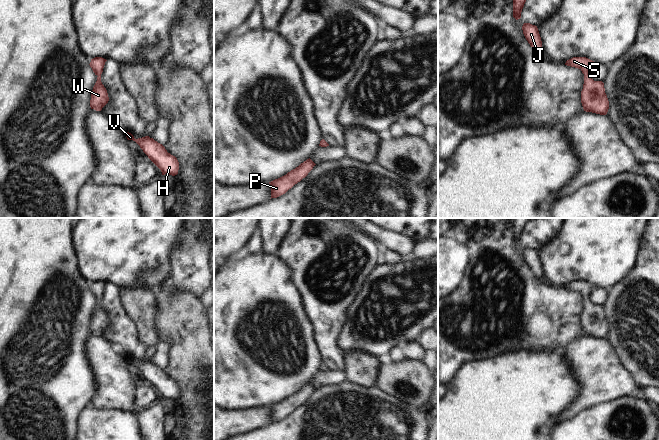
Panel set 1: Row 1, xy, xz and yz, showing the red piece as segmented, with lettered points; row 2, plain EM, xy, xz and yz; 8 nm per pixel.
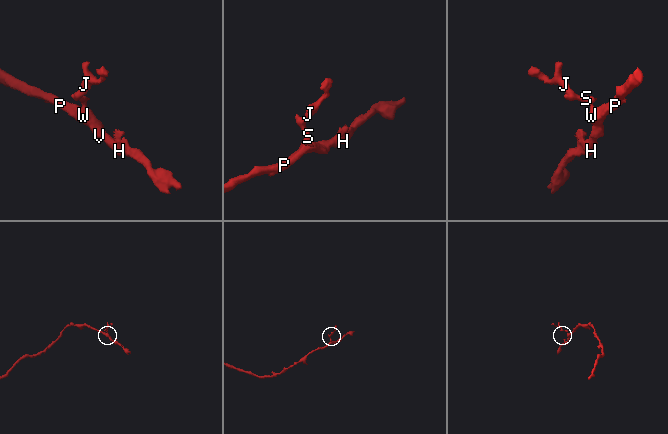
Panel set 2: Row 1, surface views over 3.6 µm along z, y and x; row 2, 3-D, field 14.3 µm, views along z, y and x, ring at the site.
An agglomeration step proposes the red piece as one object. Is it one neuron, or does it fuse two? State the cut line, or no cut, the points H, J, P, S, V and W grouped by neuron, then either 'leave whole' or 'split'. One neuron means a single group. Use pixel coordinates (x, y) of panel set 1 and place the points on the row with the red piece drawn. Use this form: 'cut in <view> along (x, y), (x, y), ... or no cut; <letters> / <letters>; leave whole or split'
no cut; H J P S V W; leave whole

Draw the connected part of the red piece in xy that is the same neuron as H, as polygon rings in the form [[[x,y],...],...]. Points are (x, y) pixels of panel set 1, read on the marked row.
[[[125,132],[128,140],[135,141],[148,158],[161,170],[162,175],[178,174],[179,162],[177,158],[167,152],[165,147],[149,136],[135,139],[134,136]]]

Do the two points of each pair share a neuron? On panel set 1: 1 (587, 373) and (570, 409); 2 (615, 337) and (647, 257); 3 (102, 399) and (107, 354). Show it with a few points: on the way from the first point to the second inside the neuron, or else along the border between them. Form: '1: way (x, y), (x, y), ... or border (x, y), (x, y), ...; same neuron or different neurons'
1: way (587, 382), (587, 394), (579, 402); same neuron
2: way (635, 317), (647, 305), (647, 277); same neuron
3: way (107, 388), (107, 365); same neuron

